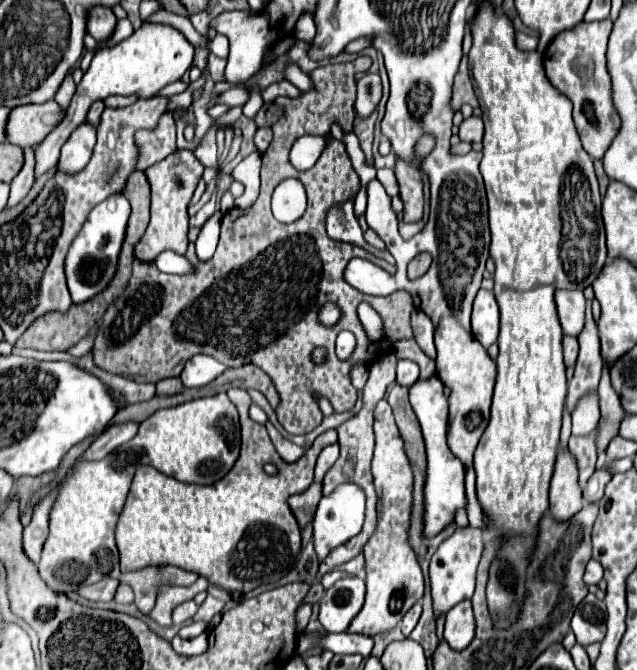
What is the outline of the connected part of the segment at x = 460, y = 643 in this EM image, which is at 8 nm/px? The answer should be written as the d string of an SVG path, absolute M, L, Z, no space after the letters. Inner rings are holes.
M464 600L456 604L446 614L446 626L444 626L444 640L452 650L464 650L474 640L474 614L470 600Z

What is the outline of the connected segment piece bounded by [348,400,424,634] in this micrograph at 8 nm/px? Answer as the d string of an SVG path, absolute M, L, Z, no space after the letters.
M380 400L374 408L374 436L376 448L371 472L378 495L378 522L374 536L364 546L366 556L366 602L356 620L348 626L354 634L376 634L374 630L392 630L424 594L422 568L408 544L410 506L412 506L412 468L404 452L404 442L396 428L392 410L386 400Z

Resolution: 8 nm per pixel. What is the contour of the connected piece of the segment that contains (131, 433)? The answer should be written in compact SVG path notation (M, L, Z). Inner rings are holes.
M124 422L124 424L110 426L106 432L102 432L90 444L90 448L84 452L84 456L80 460L102 460L104 456L108 456L120 444L132 440L136 436L136 432L138 432L138 426L140 426L138 422Z

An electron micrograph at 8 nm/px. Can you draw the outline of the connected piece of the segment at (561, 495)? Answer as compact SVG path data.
M568 450L558 454L550 484L550 514L556 522L570 520L582 508L582 490L578 486L576 462Z

